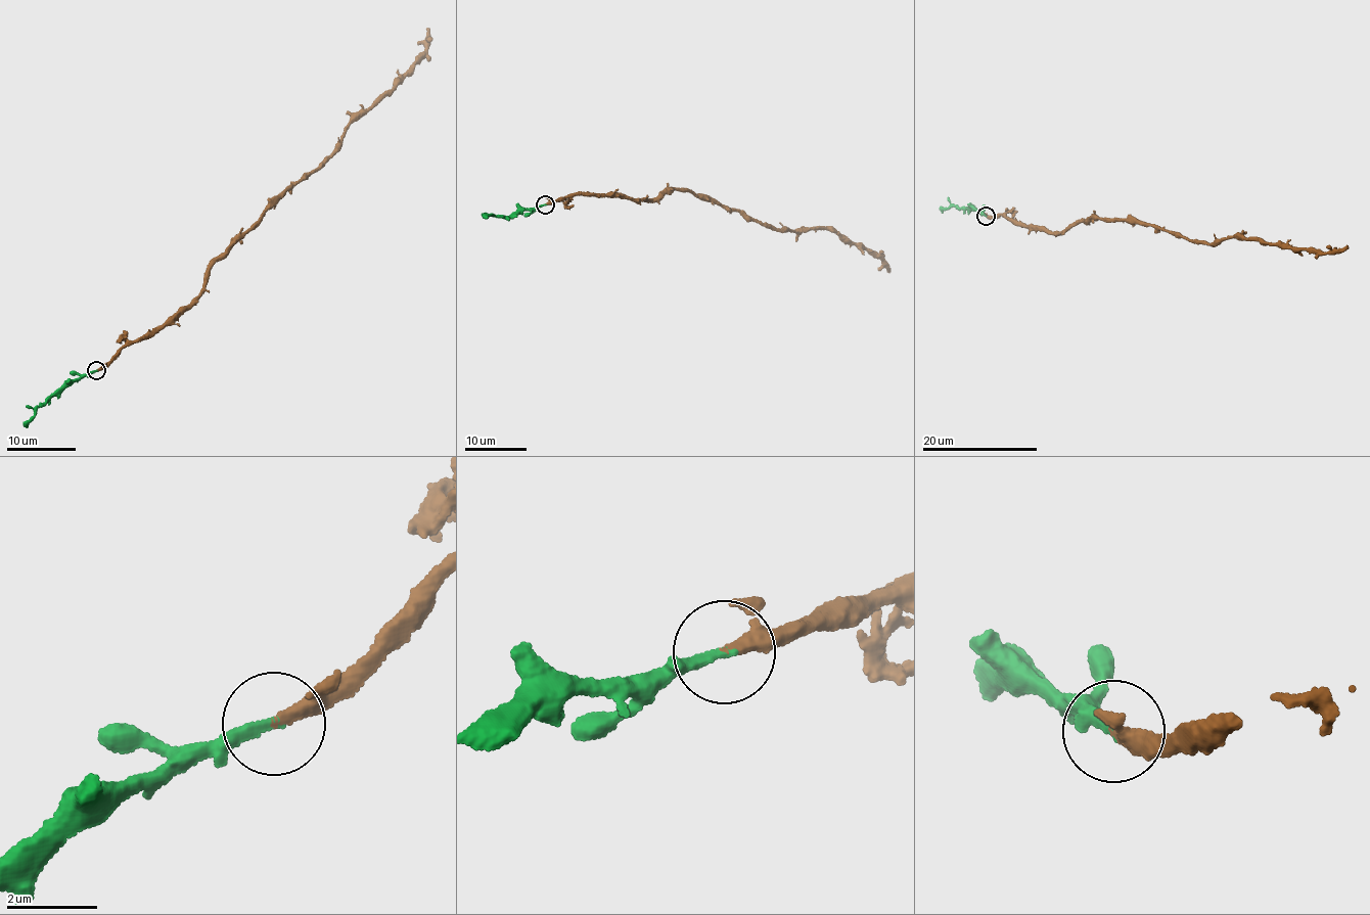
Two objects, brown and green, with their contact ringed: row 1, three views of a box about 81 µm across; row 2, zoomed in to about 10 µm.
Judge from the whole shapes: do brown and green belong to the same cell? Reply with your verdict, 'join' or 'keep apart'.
join

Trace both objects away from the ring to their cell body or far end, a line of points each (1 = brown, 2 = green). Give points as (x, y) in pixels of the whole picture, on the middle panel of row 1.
1: (545, 204), (592, 193), (620, 193), (650, 200), (688, 189), (777, 228), (829, 228), (880, 259), (889, 272)
2: (545, 204), (516, 211), (511, 216), (484, 216)

